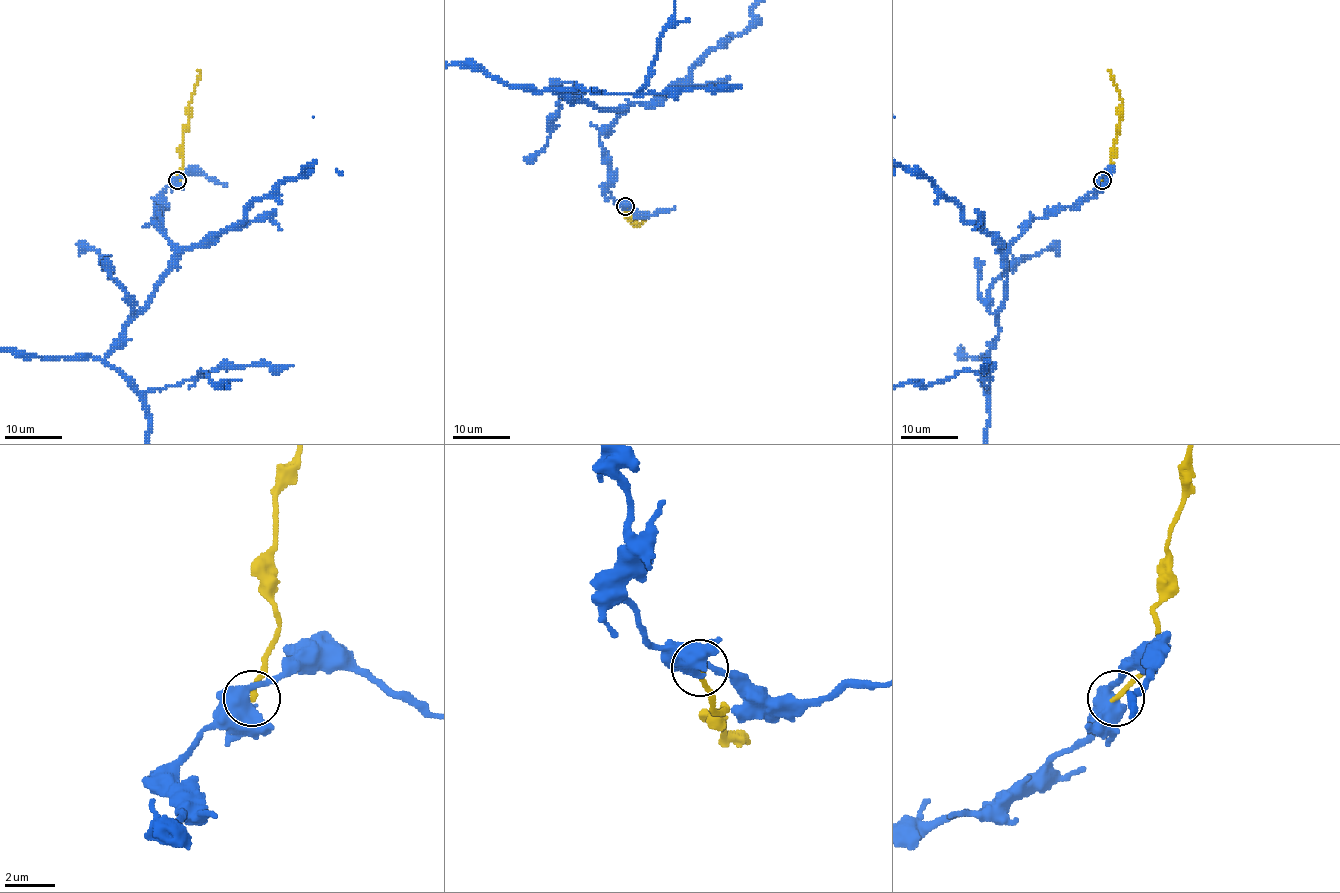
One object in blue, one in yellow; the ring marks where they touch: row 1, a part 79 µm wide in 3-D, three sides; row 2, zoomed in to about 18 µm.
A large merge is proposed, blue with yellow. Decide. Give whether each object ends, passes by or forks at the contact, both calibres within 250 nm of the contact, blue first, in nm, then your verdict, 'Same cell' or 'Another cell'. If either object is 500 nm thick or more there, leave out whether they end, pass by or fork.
Thickness 550 nm (blue) against 200 nm. Another cell

